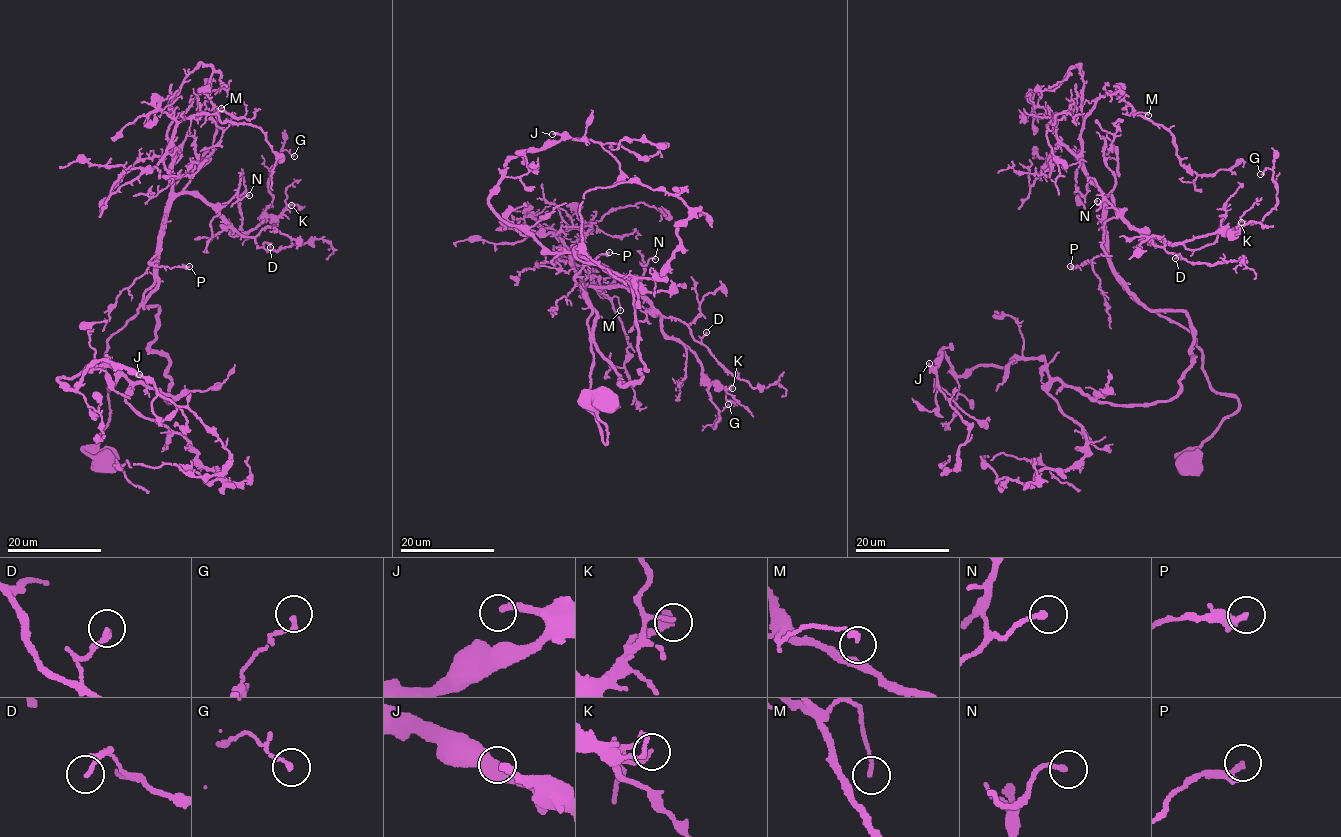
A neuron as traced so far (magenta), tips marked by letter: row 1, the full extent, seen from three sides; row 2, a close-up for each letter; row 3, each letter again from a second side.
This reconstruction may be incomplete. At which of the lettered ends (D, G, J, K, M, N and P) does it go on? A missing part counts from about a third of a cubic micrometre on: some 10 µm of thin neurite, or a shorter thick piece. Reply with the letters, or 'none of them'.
none of them

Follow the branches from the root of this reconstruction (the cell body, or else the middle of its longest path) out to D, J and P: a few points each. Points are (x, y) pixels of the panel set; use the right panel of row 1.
D: (1186, 465), (1238, 400), (1211, 387), (1190, 331), (1119, 281), (1108, 196), (1175, 258)
J: (1186, 465), (1238, 400), (1148, 308), (1181, 310), (1194, 360), (1166, 401), (1094, 402), (1038, 358), (929, 363)
P: (1186, 465), (1237, 409), (1238, 400), (1211, 387), (1190, 331), (1140, 304), (1103, 255), (1070, 266)

